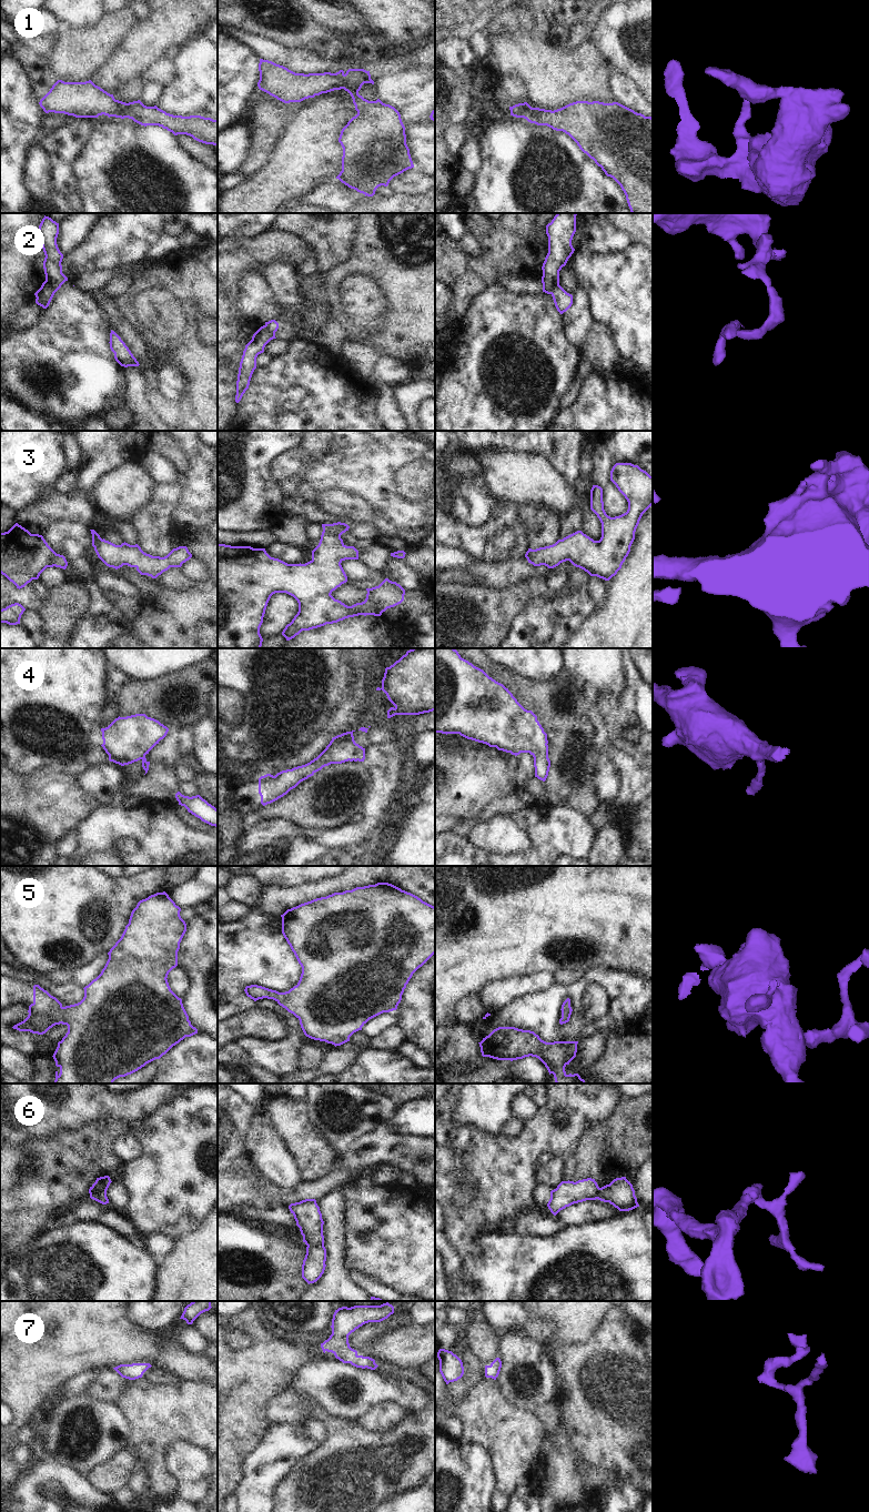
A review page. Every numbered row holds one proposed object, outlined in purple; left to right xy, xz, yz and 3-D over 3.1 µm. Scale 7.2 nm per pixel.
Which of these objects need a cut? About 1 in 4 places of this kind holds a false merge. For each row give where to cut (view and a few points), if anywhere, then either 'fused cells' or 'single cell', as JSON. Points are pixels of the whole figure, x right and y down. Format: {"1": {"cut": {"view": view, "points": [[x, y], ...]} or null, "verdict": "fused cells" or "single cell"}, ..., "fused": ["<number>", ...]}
{"1": {"cut": null, "verdict": "single cell"}, "2": {"cut": {"view": "xz", "points": [[264, 325], [274, 338]]}, "verdict": "fused cells"}, "3": {"cut": null, "verdict": "single cell"}, "4": {"cut": null, "verdict": "single cell"}, "5": {"cut": null, "verdict": "single cell"}, "6": {"cut": {"view": "xy", "points": [[105, 1192], [90, 1195]]}, "verdict": "fused cells"}, "7": {"cut": null, "verdict": "single cell"}, "fused": ["2", "6"]}

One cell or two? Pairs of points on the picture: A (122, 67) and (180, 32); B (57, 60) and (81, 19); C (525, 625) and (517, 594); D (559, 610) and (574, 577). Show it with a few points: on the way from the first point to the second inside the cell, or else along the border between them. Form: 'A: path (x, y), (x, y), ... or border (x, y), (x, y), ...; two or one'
A: path (137, 52), (158, 32), (165, 32); one
B: border (100, 18), (88, 28), (70, 28); two
C: border (543, 596), (528, 602), (507, 634); two
D: path (567, 603), (574, 596), (574, 585); one

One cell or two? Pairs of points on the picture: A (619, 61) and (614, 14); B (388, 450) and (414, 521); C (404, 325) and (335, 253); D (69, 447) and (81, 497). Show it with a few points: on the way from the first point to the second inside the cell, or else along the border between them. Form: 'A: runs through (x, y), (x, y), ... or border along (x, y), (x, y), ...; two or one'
A: runs through (619, 50), (616, 26); one
B: runs through (388, 467), (388, 495), (396, 503); one
C: border along (354, 237), (351, 254), (324, 273); two
D: border along (80, 445), (81, 462), (74, 471); two

